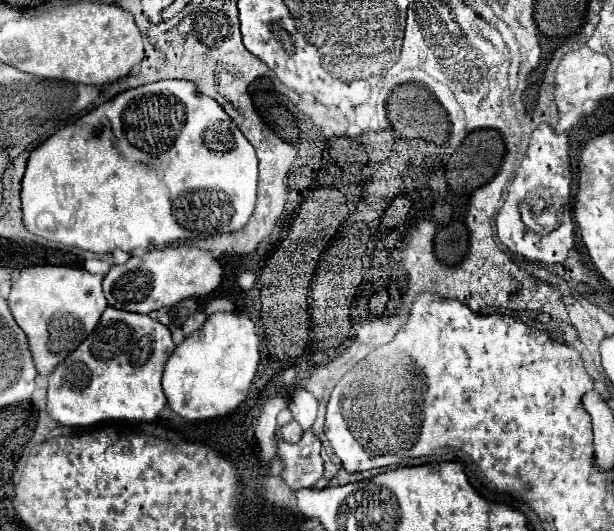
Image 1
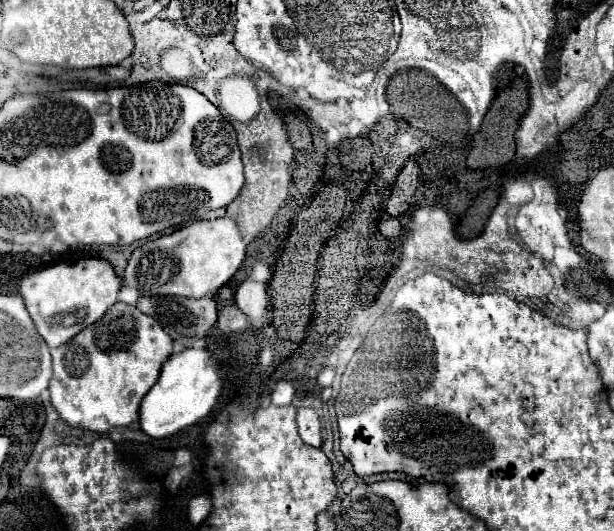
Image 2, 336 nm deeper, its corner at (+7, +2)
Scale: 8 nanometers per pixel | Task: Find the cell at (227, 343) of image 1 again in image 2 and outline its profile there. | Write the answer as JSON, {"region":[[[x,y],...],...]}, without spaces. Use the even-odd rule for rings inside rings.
{"region":[[[190,348],[180,354],[172,354],[162,366],[158,382],[140,404],[140,430],[150,438],[166,438],[186,426],[198,424],[214,410],[220,390],[222,380],[218,376],[218,364],[206,348]]]}

